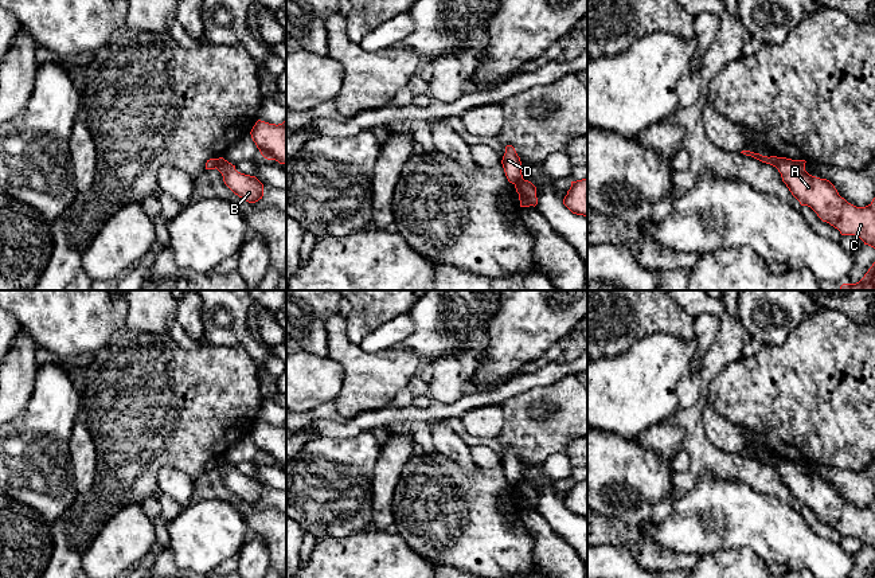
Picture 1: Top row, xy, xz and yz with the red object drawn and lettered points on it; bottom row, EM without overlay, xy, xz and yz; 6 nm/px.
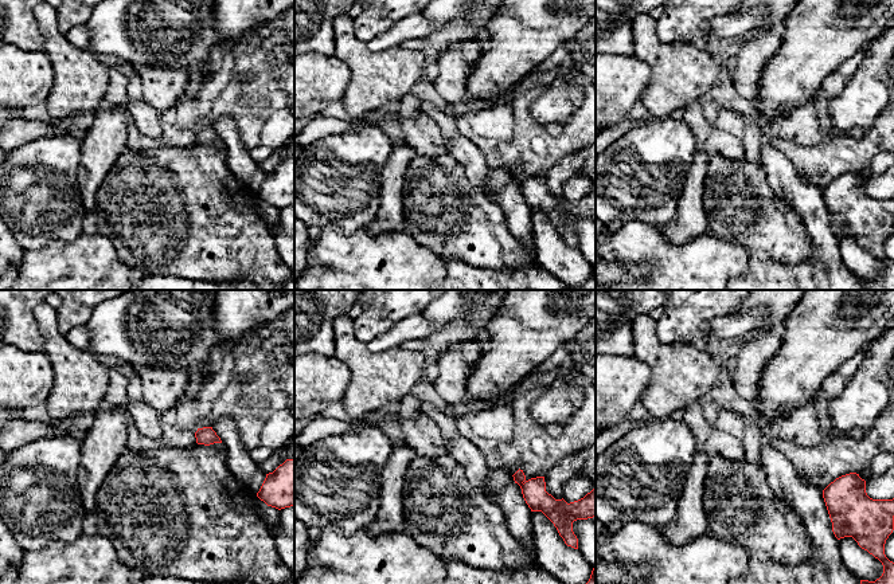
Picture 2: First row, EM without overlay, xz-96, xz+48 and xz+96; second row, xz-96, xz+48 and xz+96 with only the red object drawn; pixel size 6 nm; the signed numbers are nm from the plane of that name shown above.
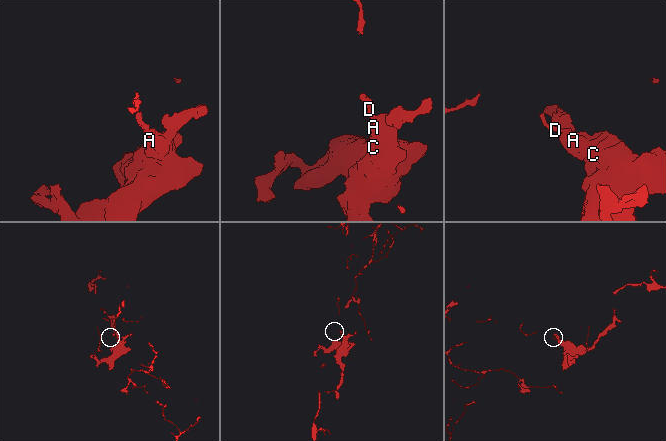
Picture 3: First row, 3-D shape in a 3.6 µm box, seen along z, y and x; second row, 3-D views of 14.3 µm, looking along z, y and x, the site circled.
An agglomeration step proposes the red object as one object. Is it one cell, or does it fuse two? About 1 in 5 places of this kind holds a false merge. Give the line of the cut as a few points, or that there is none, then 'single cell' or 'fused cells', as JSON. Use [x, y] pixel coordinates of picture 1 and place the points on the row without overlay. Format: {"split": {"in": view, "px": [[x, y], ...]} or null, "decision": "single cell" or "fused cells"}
{"split": {"in": "yz", "px": [[778, 459], [776, 468]]}, "decision": "fused cells"}

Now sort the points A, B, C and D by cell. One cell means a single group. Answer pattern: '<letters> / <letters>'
A B C / D

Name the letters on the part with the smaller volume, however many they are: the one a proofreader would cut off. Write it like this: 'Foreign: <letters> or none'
Foreign: A, B, C

